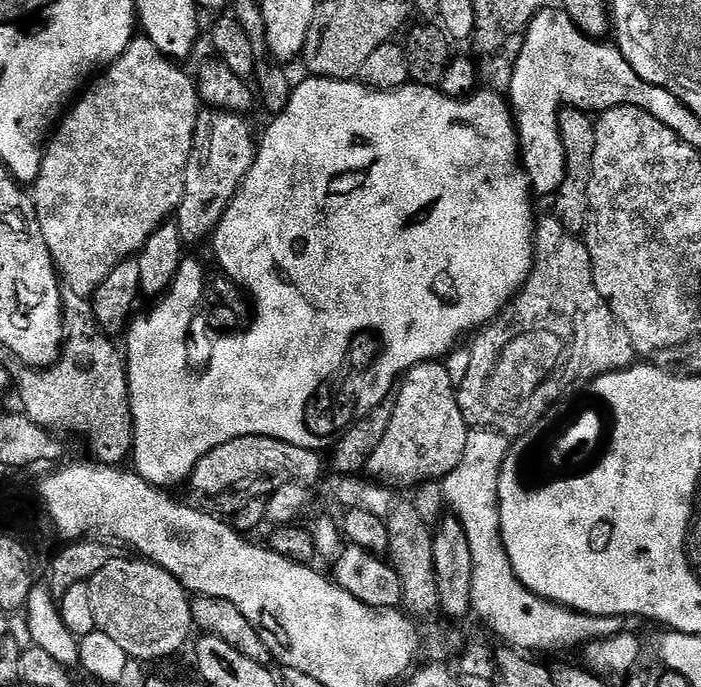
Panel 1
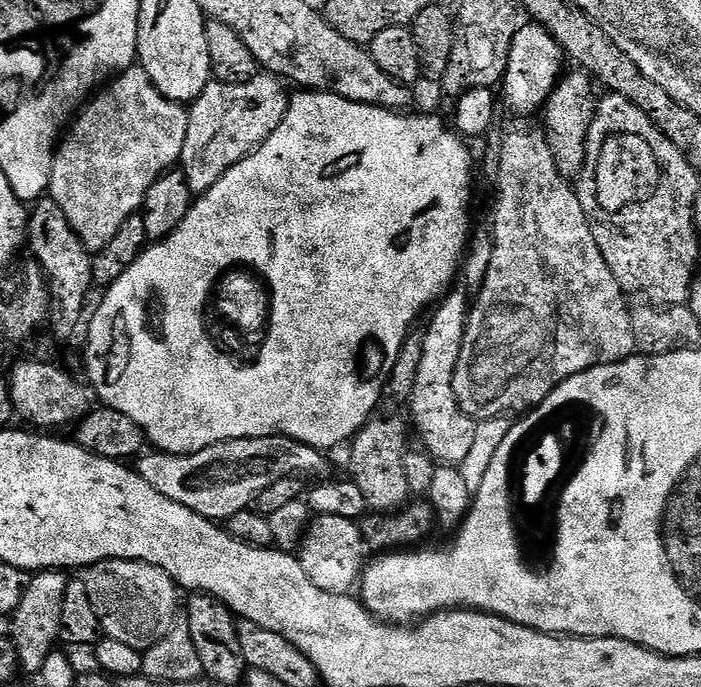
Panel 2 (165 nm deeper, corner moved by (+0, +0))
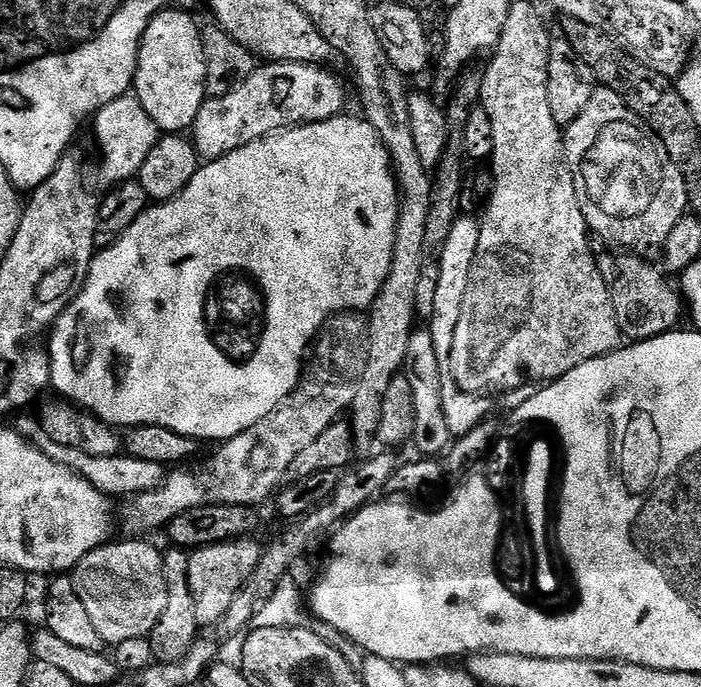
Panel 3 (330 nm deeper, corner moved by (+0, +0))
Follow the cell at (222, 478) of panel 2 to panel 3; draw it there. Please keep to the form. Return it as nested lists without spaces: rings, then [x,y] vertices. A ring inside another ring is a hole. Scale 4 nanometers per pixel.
[[[20,414],[15,417],[14,427],[29,444],[36,445],[46,455],[51,458],[54,463],[66,466],[71,472],[76,473],[83,480],[88,480],[96,489],[109,498],[117,498],[116,496],[124,496],[123,498],[131,498],[149,492],[164,483],[166,477],[165,465],[158,462],[142,462],[142,458],[134,458],[127,454],[119,456],[111,456],[110,458],[93,458],[91,454],[86,454],[82,450],[74,450],[74,446],[58,446],[58,442],[54,442],[54,438],[50,438],[50,434],[46,434],[46,430],[42,430],[39,419],[35,415],[24,416],[28,414]]]

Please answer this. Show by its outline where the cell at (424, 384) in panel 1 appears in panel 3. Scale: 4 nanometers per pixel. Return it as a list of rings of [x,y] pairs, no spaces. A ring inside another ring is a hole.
[[[462,214],[450,229],[450,238],[446,238],[446,250],[442,250],[440,273],[438,274],[438,290],[434,293],[434,314],[427,321],[426,331],[434,338],[434,355],[438,358],[438,370],[442,376],[442,410],[446,414],[446,426],[450,426],[453,437],[459,438],[470,434],[480,423],[487,421],[492,404],[487,395],[464,392],[452,373],[450,354],[454,346],[454,330],[458,326],[458,318],[462,314],[462,298],[466,286],[470,282],[470,270],[474,262],[474,254],[478,250],[479,219],[474,215]]]

